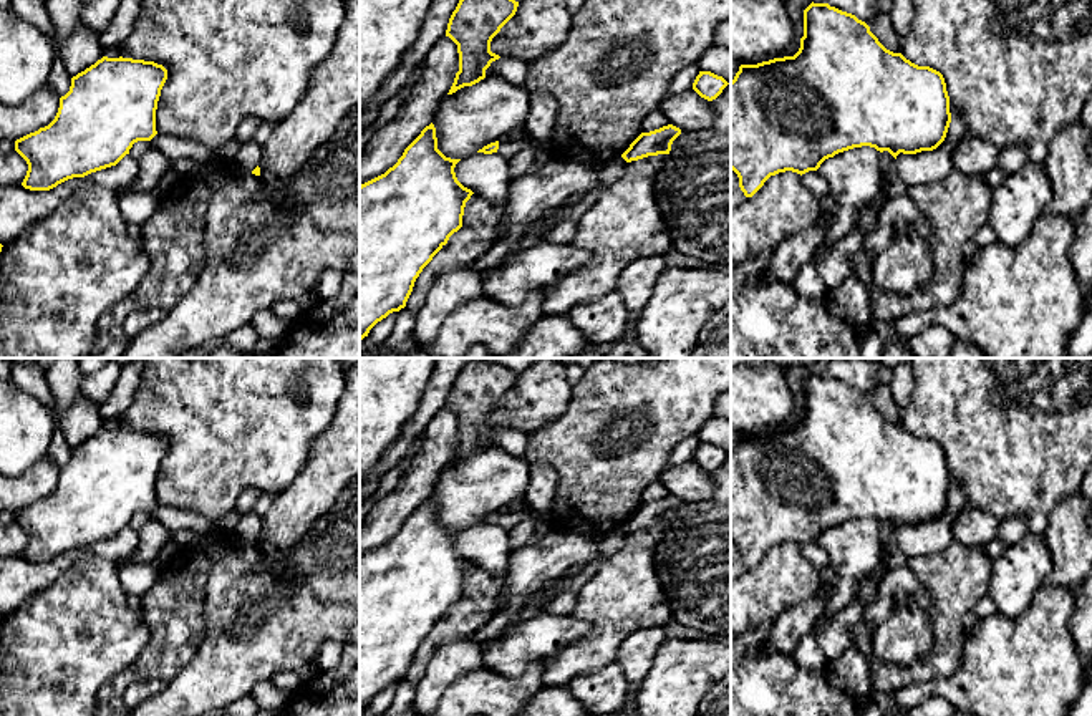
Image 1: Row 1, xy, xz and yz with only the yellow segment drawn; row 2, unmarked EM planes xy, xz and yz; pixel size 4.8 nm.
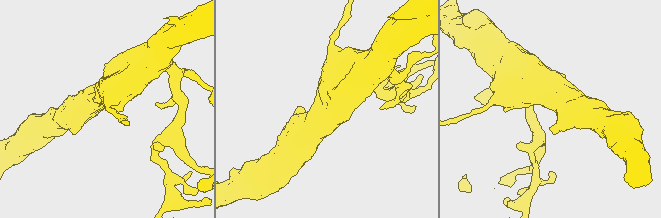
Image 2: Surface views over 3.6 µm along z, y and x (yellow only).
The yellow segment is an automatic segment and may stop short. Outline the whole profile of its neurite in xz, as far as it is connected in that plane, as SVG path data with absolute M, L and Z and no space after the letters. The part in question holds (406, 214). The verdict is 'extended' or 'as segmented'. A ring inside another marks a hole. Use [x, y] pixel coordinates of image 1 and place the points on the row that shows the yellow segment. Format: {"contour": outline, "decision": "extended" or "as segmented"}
{"contour": "M431 123L393 167L360 186L360 340L389 313L406 307L423 268L462 227L464 207L474 192L456 177L459 161L437 149Z", "decision": "as segmented"}

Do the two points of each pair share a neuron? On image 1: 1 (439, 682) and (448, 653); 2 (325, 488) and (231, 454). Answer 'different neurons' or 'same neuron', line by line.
1: same neuron
2: different neurons

